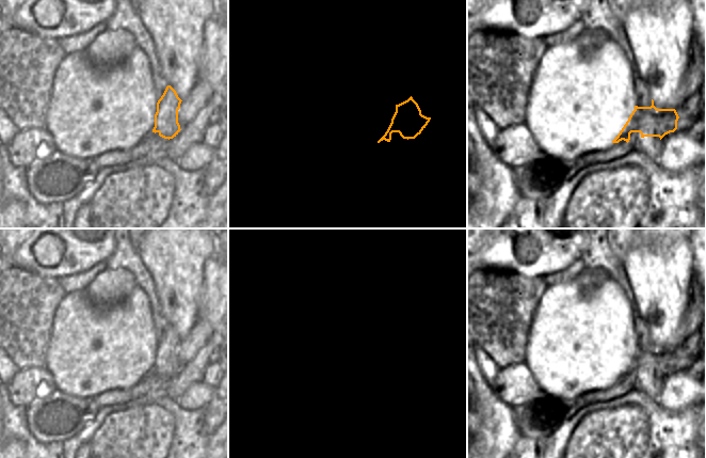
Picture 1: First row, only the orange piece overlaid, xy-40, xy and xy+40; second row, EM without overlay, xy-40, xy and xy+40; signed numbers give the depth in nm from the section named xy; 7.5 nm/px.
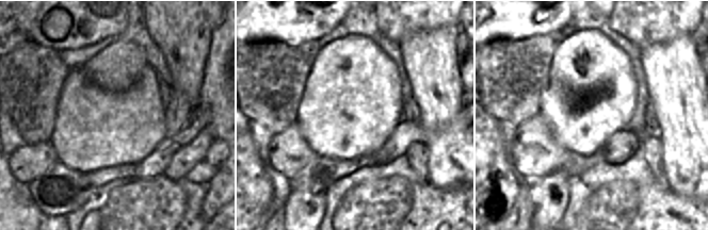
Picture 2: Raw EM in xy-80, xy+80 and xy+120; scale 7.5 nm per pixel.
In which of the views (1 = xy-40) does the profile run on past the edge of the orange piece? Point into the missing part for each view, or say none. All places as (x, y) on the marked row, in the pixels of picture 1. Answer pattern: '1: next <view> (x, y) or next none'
1: next none

